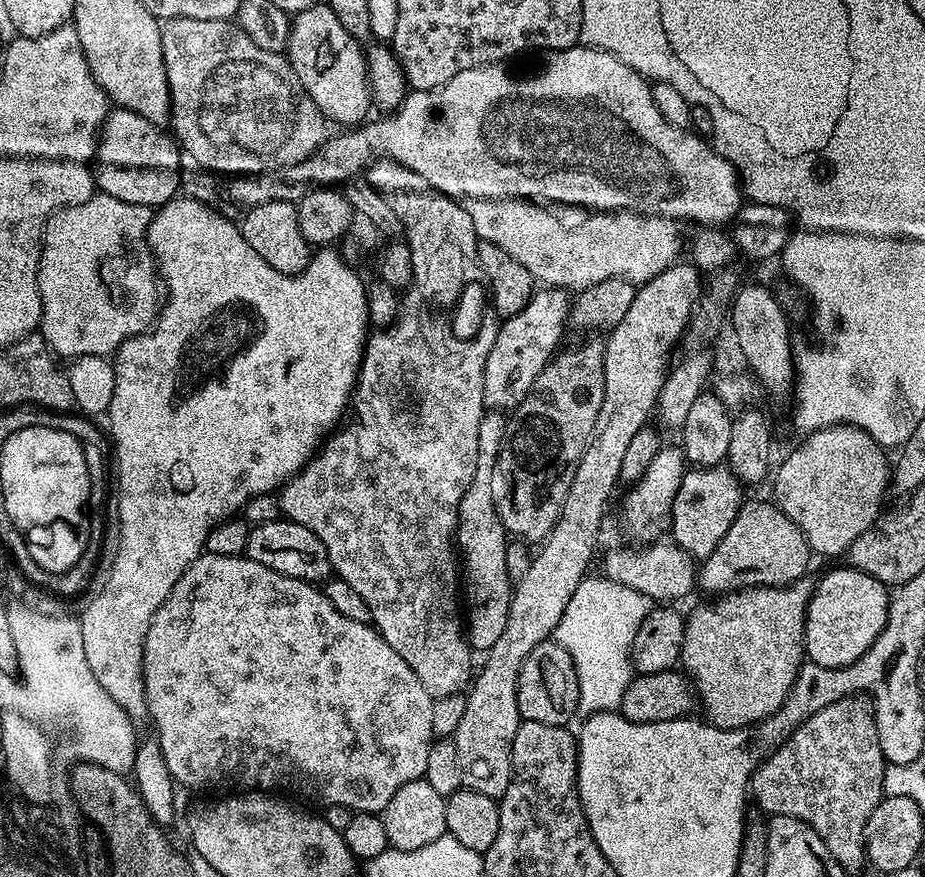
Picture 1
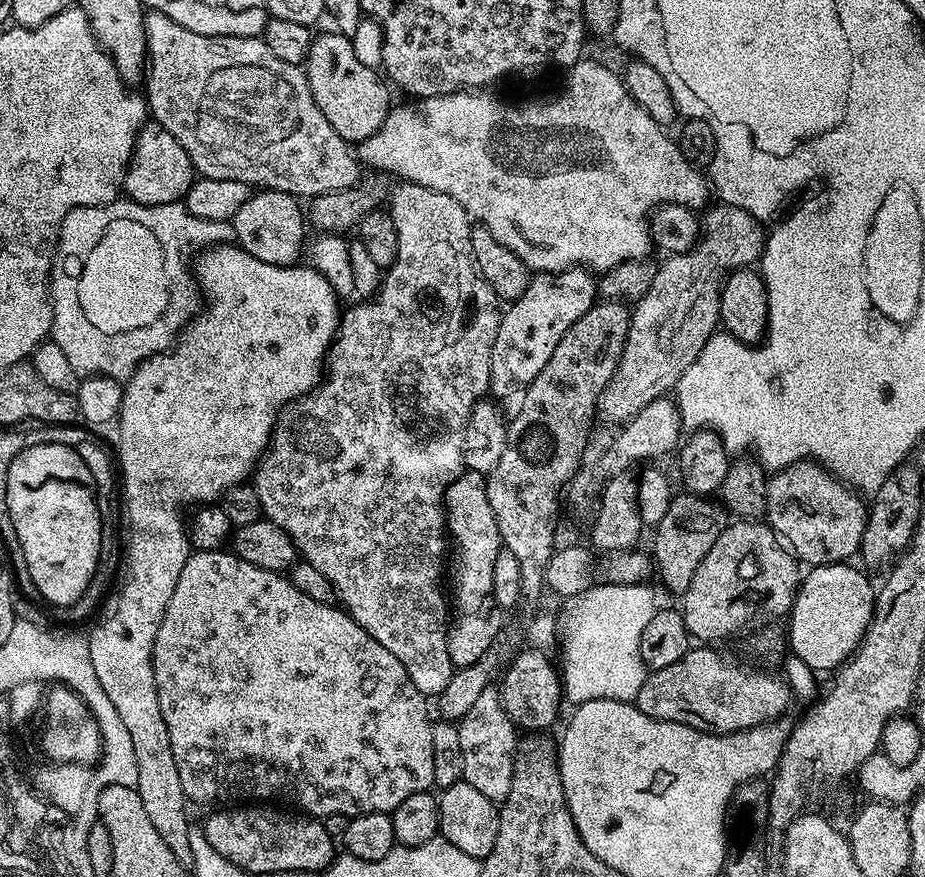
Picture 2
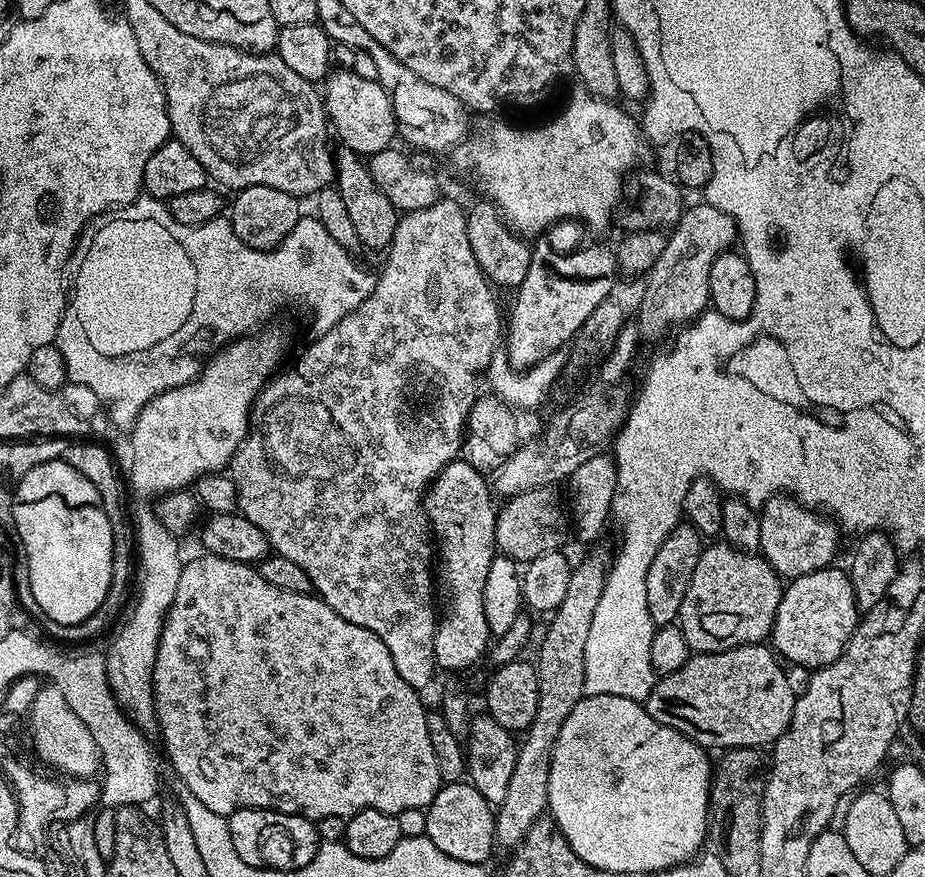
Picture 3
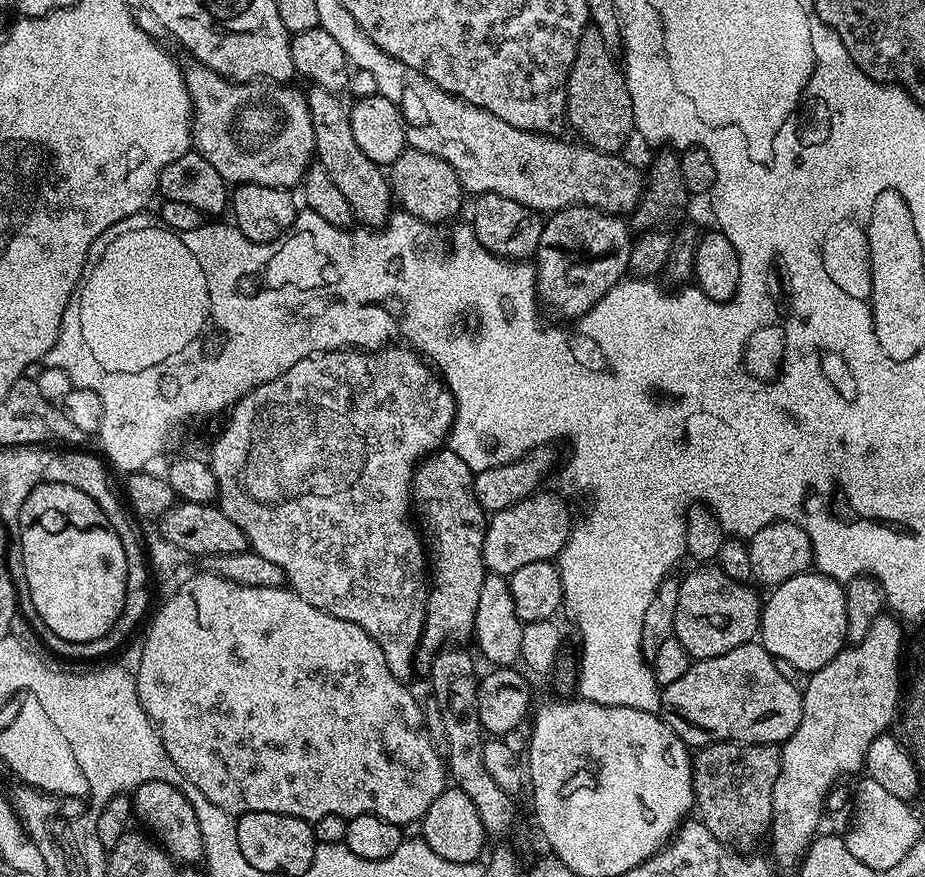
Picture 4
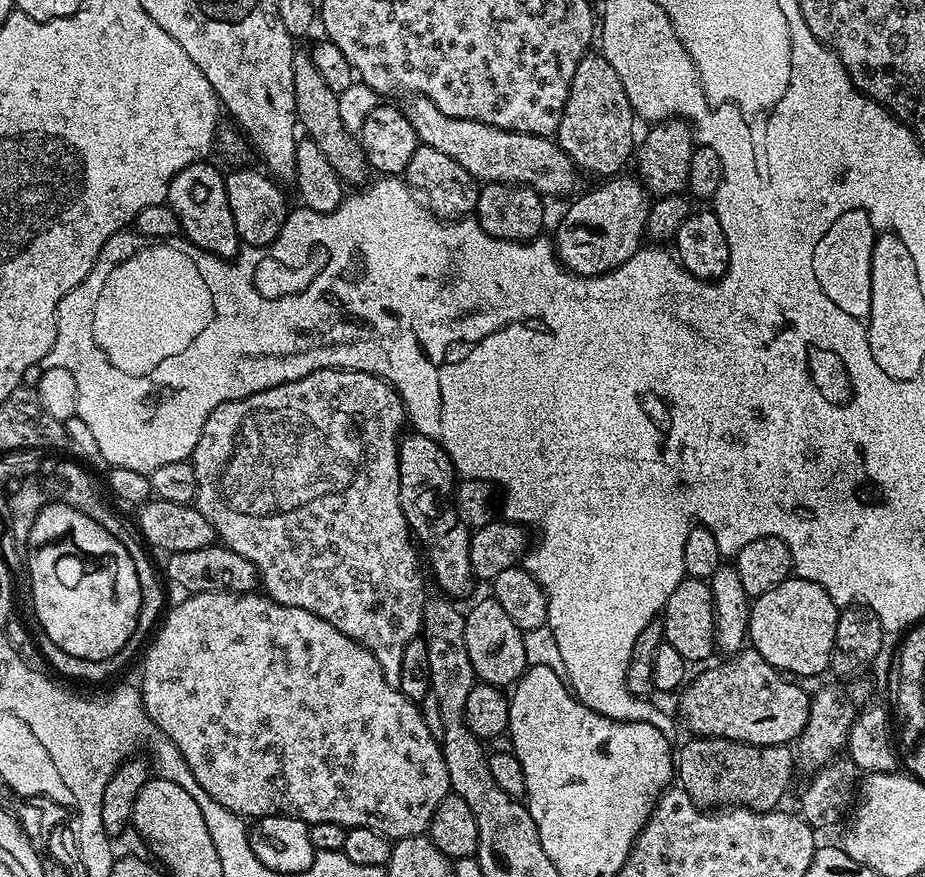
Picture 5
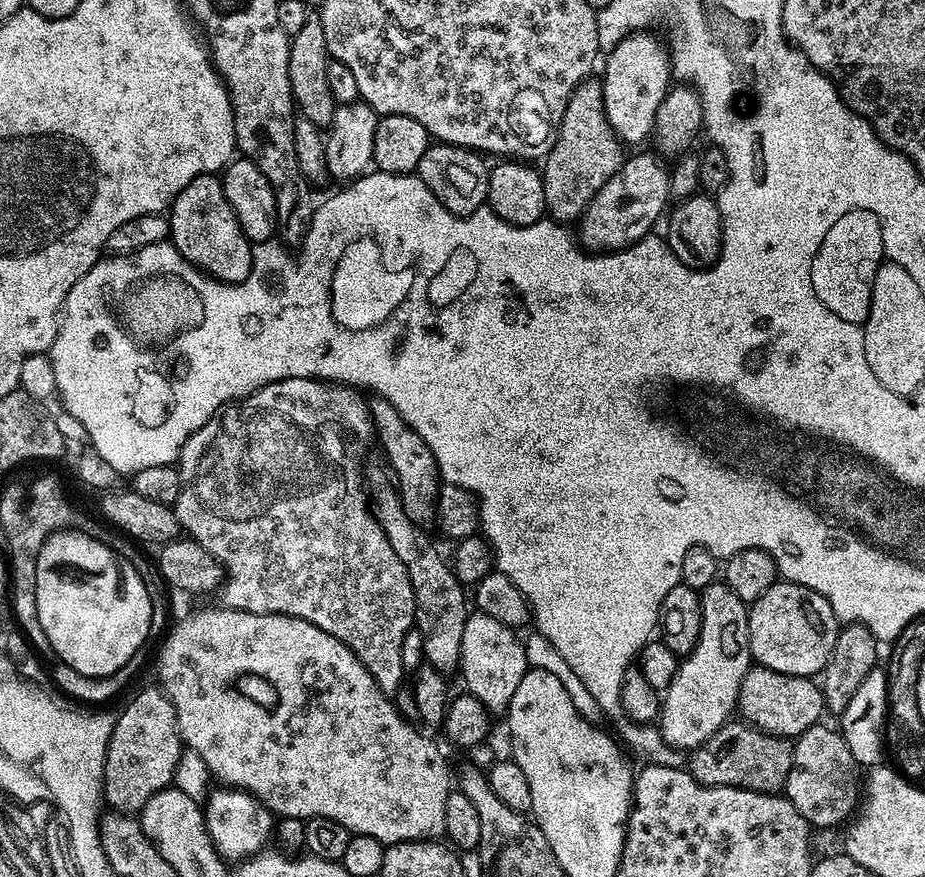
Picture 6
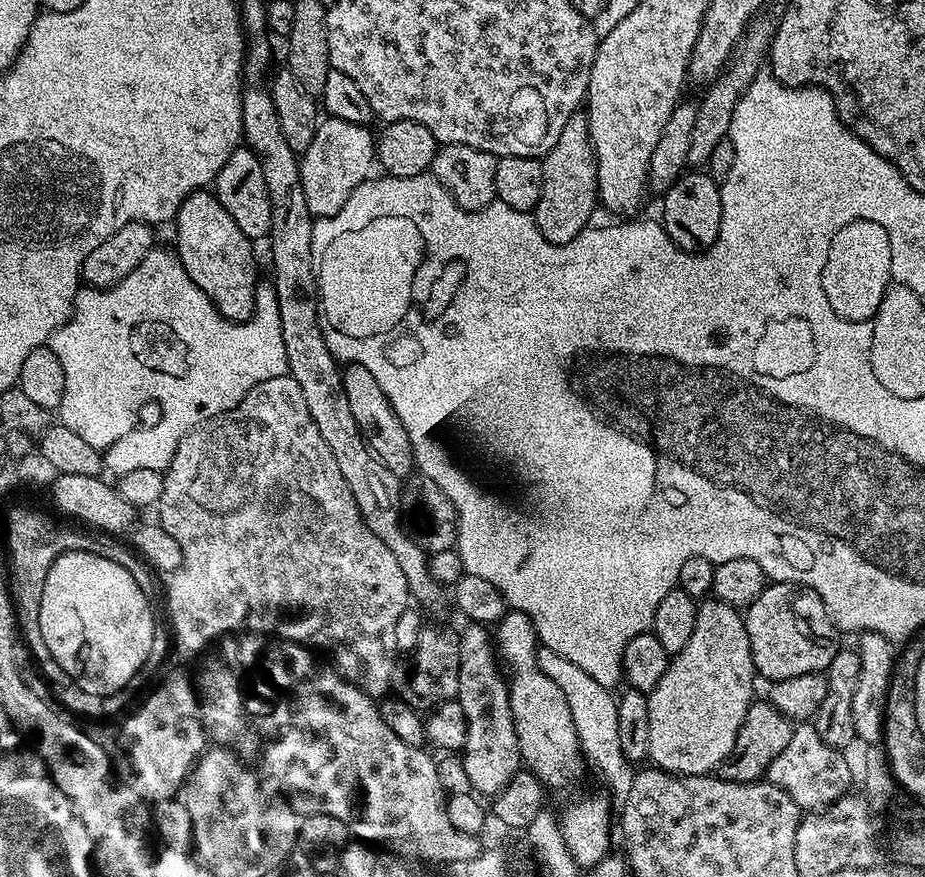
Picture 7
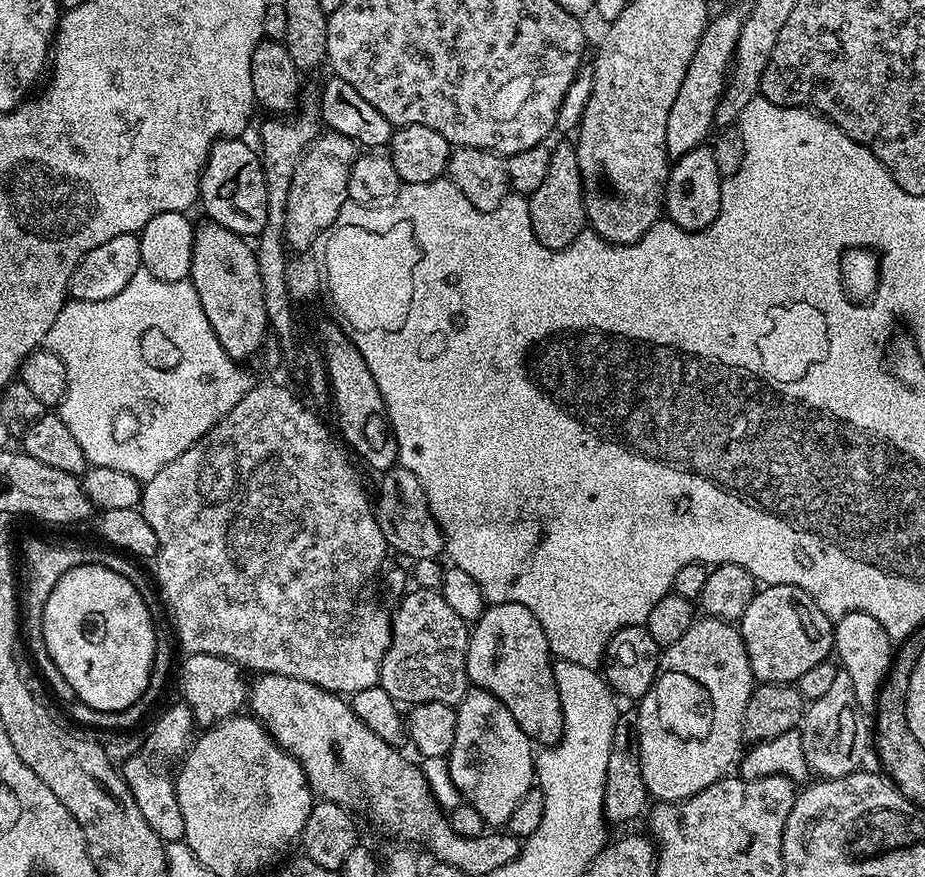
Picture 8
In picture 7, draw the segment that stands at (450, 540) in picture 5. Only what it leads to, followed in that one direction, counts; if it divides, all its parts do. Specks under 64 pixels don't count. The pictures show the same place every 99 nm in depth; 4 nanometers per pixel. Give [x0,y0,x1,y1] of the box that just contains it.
[343,364,416,478]

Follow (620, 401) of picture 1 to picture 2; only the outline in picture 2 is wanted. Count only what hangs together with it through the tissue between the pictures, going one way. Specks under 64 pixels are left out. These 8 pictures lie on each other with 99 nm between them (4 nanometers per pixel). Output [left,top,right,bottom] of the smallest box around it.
[458,686,518,802]

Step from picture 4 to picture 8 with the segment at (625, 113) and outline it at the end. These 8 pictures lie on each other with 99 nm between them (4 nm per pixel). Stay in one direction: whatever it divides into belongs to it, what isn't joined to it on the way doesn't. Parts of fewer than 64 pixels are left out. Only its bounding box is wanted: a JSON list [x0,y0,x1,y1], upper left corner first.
[528,143,585,249]

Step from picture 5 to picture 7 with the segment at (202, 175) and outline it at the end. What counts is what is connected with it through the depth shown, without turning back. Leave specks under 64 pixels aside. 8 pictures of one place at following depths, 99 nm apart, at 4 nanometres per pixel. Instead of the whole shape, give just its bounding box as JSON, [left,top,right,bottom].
[174,190,256,322]

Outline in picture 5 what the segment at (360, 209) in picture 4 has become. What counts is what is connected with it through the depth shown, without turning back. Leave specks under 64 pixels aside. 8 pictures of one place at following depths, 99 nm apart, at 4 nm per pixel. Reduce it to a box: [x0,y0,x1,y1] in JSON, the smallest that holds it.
[292,51,370,185]

